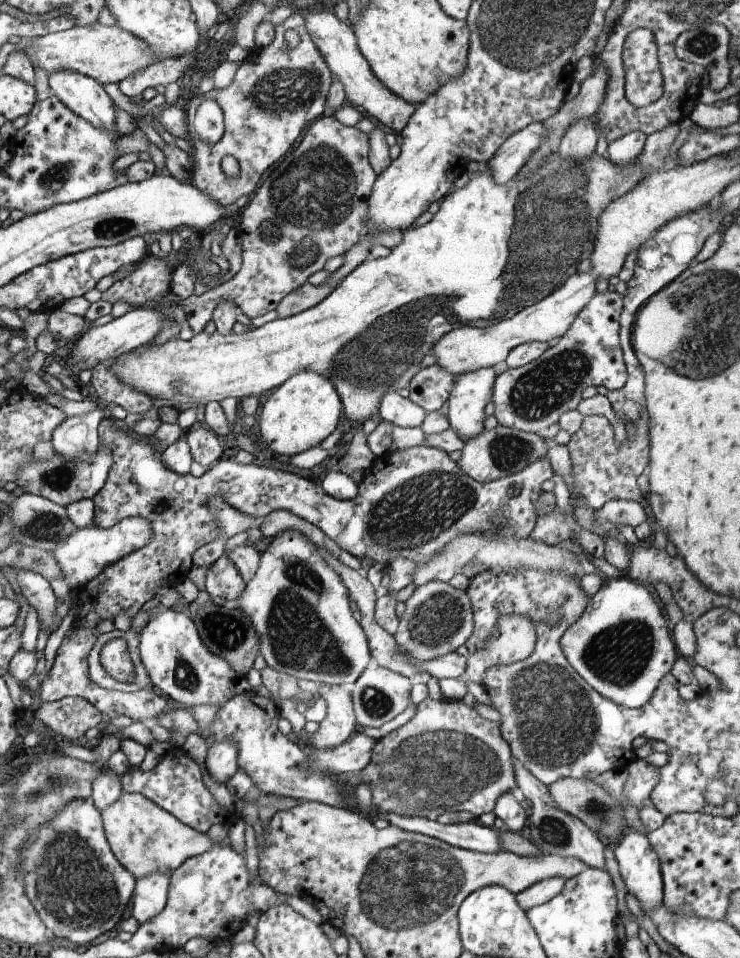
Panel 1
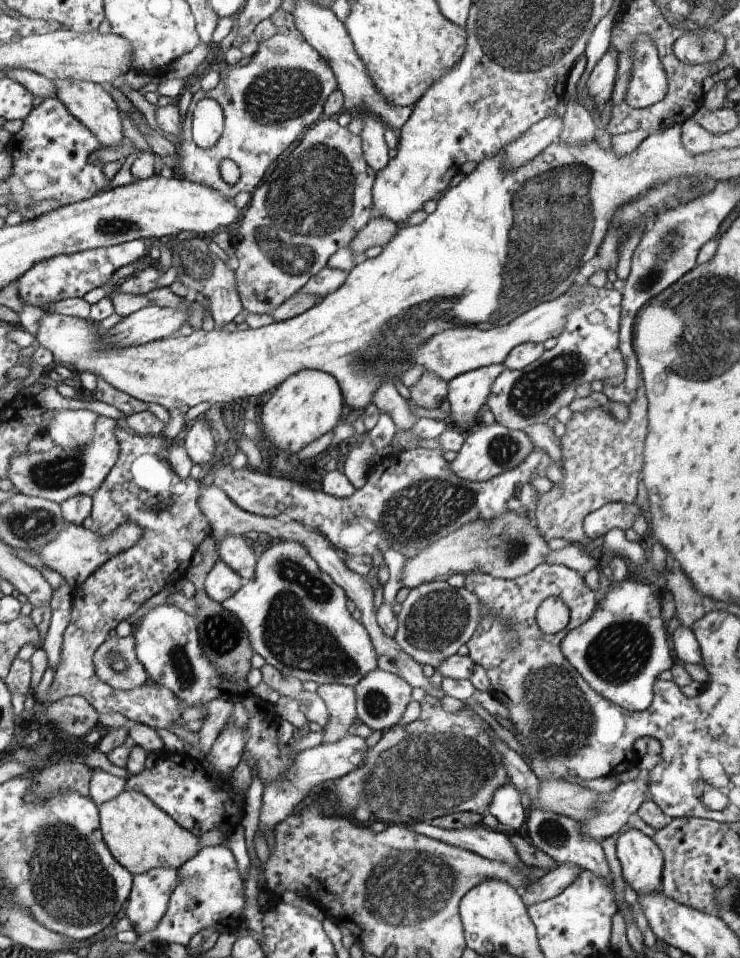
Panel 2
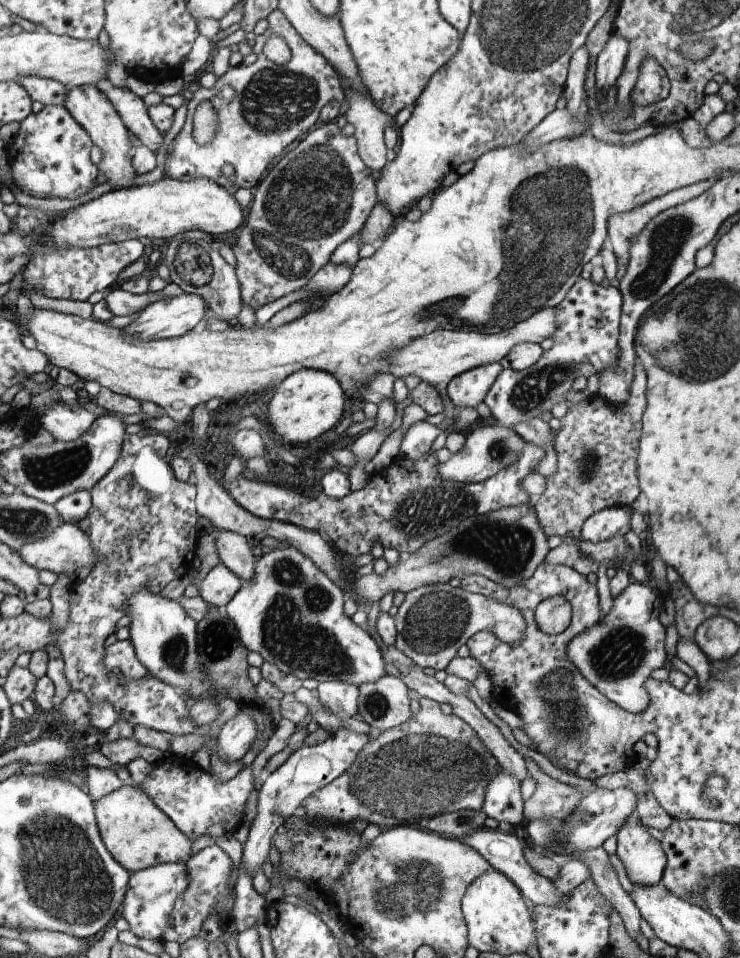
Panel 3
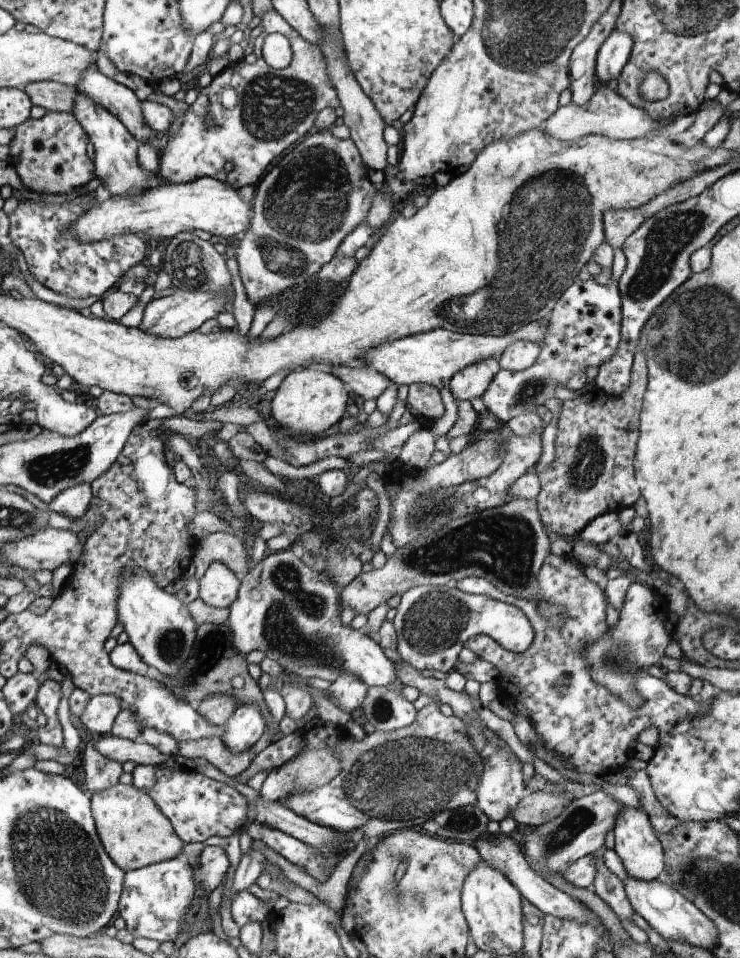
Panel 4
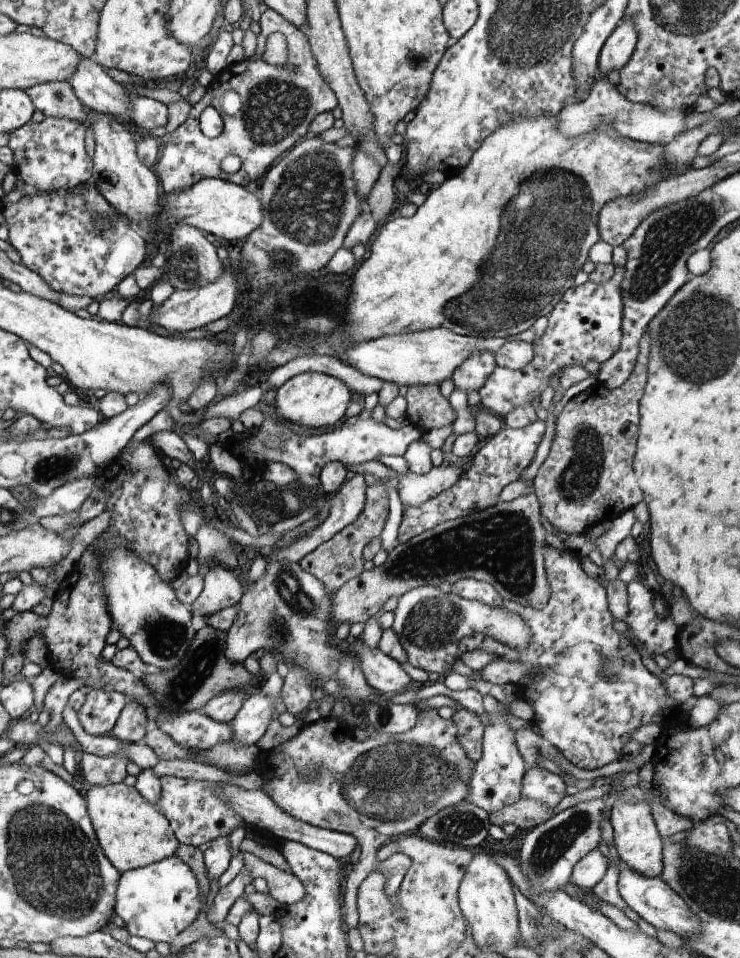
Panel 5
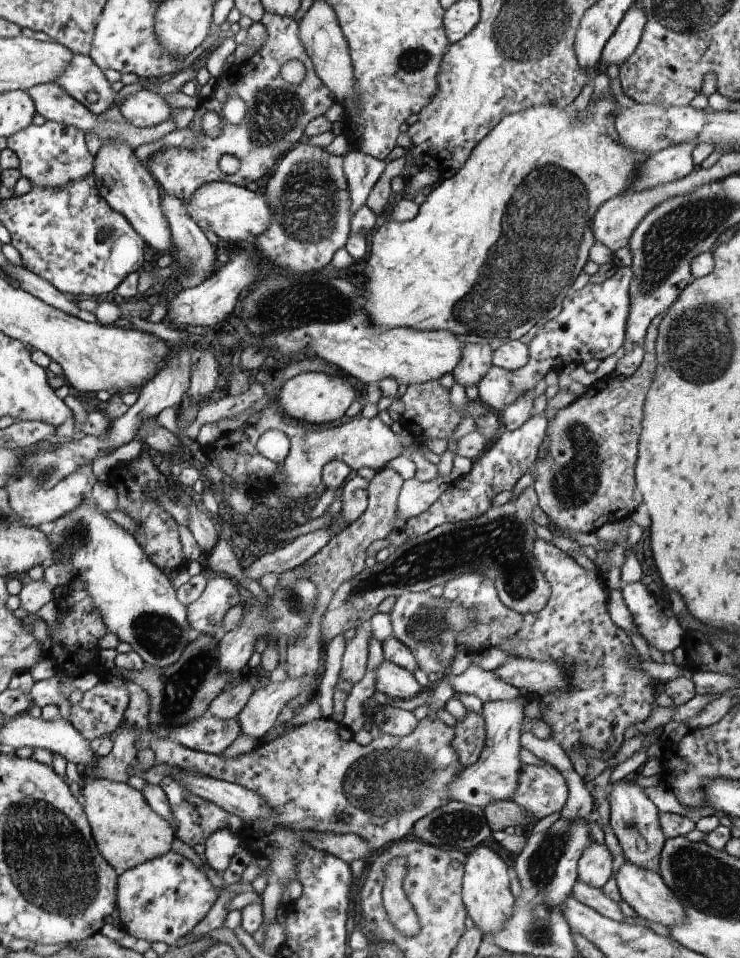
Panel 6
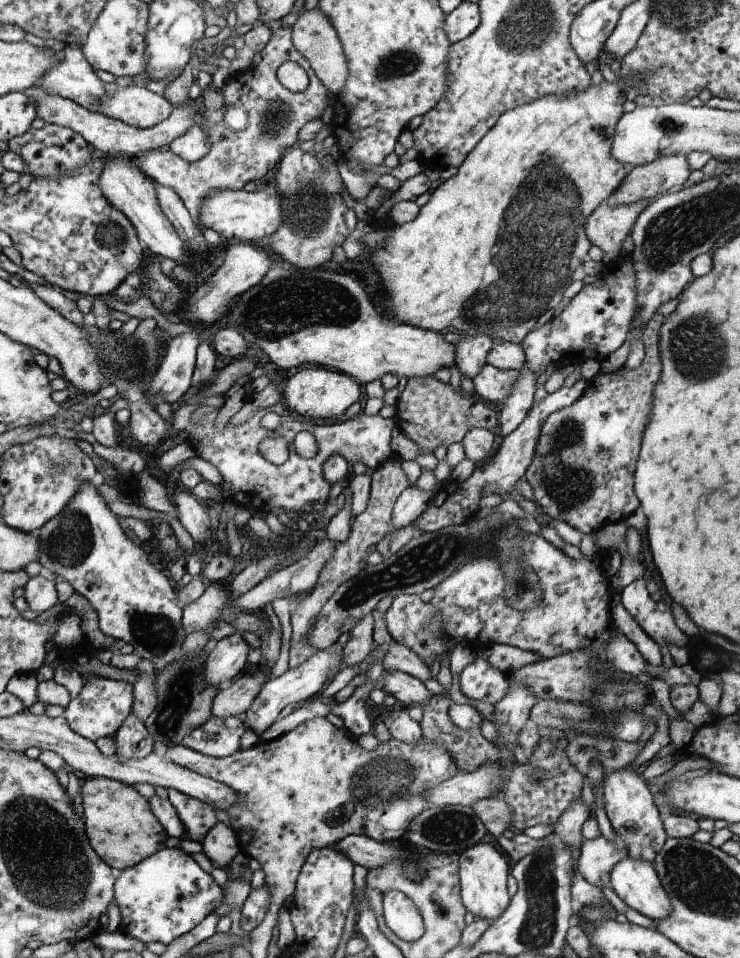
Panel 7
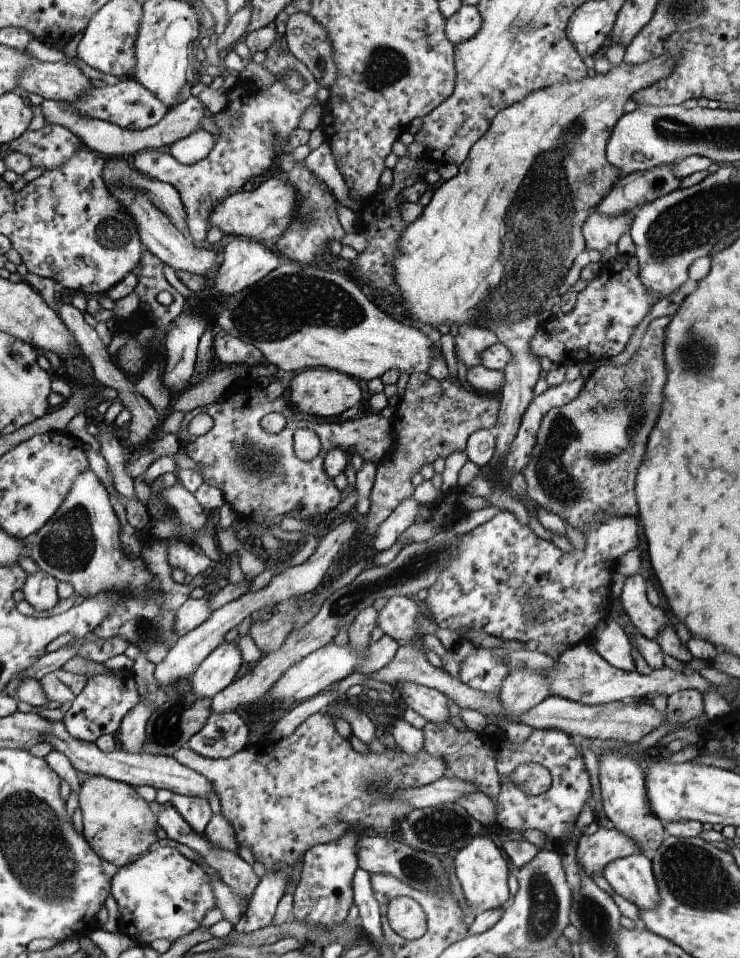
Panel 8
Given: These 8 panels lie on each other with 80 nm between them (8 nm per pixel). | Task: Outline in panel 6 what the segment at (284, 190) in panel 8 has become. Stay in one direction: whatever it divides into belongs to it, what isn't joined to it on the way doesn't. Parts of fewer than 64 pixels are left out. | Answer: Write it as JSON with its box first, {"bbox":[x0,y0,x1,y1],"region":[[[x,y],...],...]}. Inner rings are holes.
{"bbox":[184,181,271,246],"region":[[[212,181],[200,186],[184,204],[186,212],[202,230],[212,230],[218,238],[236,246],[251,245],[253,239],[270,224],[271,210],[261,190],[250,191],[228,181]]]}

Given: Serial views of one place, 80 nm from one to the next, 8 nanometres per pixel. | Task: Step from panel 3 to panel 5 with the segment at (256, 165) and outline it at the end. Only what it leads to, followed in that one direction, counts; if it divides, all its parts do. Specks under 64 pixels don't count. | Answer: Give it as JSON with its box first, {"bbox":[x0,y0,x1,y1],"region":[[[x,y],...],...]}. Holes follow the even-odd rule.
{"bbox":[154,8,339,193],"region":[[[270,8],[262,12],[258,23],[261,31],[257,36],[257,59],[248,58],[226,65],[209,84],[206,94],[191,106],[186,121],[171,132],[171,139],[165,144],[154,168],[162,191],[178,193],[182,189],[192,188],[200,179],[205,178],[228,180],[243,187],[250,181],[259,182],[278,156],[282,156],[286,150],[305,138],[310,123],[317,114],[332,111],[339,106],[336,94],[320,74],[319,64],[307,36]],[[275,32],[281,32],[287,40],[289,60],[284,66],[268,64],[262,57],[268,35]],[[228,90],[240,92],[241,100],[244,100],[241,108],[248,108],[250,126],[242,118],[242,111],[235,116],[228,115],[222,109],[221,99],[212,94]],[[209,106],[213,106],[224,121],[223,131],[214,138],[207,137],[200,128],[200,113]],[[230,154],[238,156],[242,162],[241,168],[232,174],[220,169],[220,162]]]}

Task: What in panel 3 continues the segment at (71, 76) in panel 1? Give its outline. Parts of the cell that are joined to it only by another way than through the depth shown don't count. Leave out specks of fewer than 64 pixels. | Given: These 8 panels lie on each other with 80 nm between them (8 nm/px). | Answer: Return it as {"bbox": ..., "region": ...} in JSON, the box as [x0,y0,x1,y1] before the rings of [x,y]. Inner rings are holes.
{"bbox":[63,85,138,189],"region":[[[82,85],[68,88],[63,105],[89,131],[90,138],[93,138],[94,144],[102,150],[104,157],[99,165],[108,176],[108,181],[115,186],[114,189],[134,185],[133,178],[138,174],[136,168],[132,168],[132,158],[128,154],[130,148],[132,148],[132,142],[128,138],[128,130],[124,128],[124,124],[120,120],[121,115],[117,113],[115,106],[110,106],[109,98],[94,85]]]}

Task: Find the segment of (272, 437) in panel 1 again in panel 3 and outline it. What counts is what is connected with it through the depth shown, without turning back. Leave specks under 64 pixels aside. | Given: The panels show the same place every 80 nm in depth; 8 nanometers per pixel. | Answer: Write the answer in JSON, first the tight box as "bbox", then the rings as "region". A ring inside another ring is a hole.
{"bbox":[265,369,349,450],"region":[[[302,369],[287,376],[274,388],[265,423],[280,445],[301,450],[324,432],[334,429],[347,416],[348,405],[349,397],[333,374],[316,369]]]}

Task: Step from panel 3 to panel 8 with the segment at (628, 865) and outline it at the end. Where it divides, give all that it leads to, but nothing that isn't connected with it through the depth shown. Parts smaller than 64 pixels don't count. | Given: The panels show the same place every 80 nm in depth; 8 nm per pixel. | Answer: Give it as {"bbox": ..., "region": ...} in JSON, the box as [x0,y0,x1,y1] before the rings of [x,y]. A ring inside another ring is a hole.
{"bbox":[599,752,667,852],"region":[[[599,752],[599,755],[602,759],[599,761],[599,781],[605,815],[612,821],[616,830],[625,833],[635,842],[640,852],[658,850],[667,834],[664,822],[661,821],[661,818],[655,817],[650,808],[645,785],[646,772],[640,767],[640,762],[622,757],[617,752],[607,756]]]}

